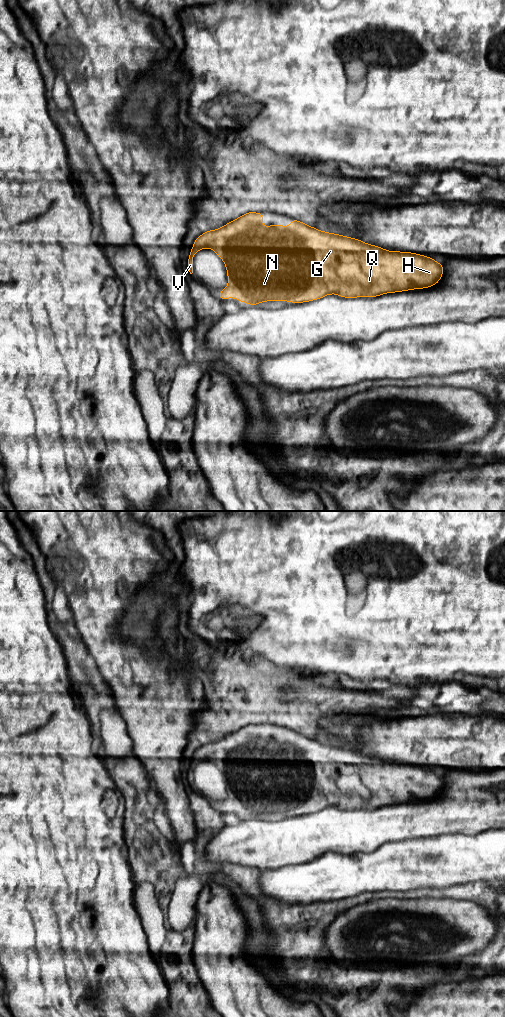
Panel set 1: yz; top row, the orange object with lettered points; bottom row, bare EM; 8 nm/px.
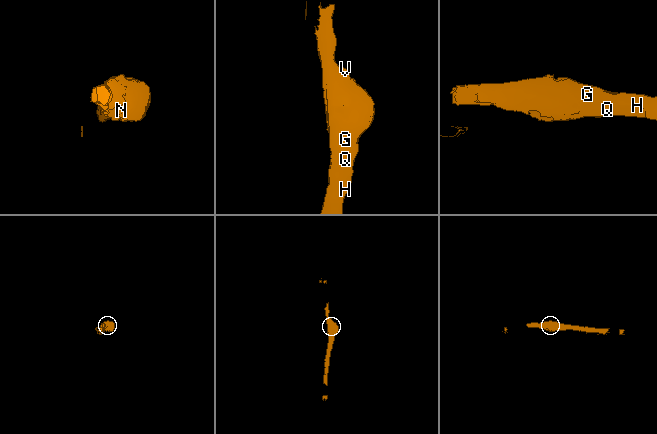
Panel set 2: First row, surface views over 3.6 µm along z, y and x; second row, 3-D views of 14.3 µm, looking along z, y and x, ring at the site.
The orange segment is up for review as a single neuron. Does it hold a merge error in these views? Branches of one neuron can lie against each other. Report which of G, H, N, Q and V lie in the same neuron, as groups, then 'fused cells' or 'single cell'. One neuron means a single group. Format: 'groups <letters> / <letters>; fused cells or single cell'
groups G H N Q V; single cell

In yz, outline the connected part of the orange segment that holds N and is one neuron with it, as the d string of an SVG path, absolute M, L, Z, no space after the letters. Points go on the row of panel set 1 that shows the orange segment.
M248 212L216 230L201 234L189 253L187 267L193 273L193 256L204 248L215 251L227 269L228 286L219 293L219 300L235 298L249 305L266 301L309 302L336 294L345 298L376 297L386 293L423 289L437 285L443 275L443 264L411 252L388 251L359 239L320 231L303 222L291 219L291 225L263 226L263 214Z

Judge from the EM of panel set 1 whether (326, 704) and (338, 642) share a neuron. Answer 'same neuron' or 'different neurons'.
different neurons

